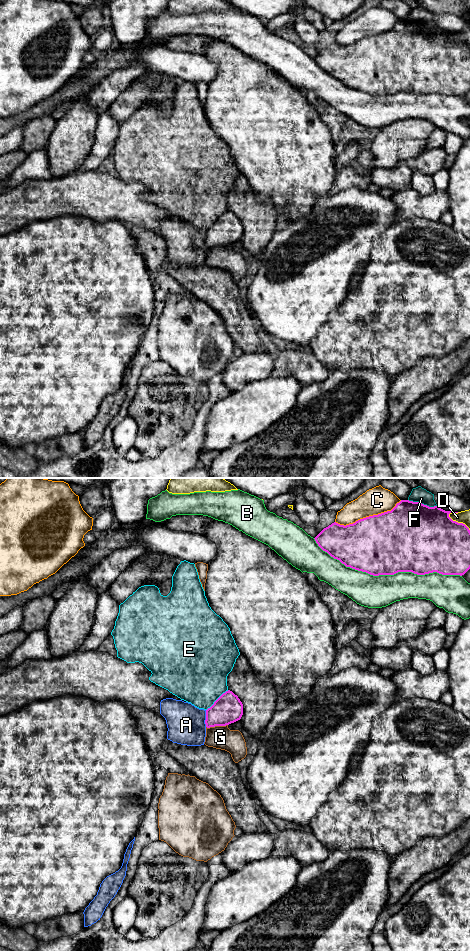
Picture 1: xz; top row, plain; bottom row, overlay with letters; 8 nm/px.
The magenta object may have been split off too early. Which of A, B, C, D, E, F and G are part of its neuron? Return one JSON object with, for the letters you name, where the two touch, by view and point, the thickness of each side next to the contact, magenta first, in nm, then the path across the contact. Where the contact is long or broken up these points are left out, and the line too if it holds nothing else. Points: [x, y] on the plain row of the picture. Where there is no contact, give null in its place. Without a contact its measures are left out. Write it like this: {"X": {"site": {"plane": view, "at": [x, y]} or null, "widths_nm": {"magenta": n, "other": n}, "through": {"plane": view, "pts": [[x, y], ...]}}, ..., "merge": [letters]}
{"merge": []}

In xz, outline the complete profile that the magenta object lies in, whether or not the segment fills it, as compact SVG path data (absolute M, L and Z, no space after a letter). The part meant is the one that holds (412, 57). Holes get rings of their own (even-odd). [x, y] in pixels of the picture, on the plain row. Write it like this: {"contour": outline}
{"contour": "M401 20L391 31L360 39L353 44L344 46L334 42L314 59L323 71L346 87L373 96L394 95L398 92L412 92L417 95L437 92L442 95L462 96L470 89L470 50L465 44L453 41L449 37L450 33L458 32Z"}

